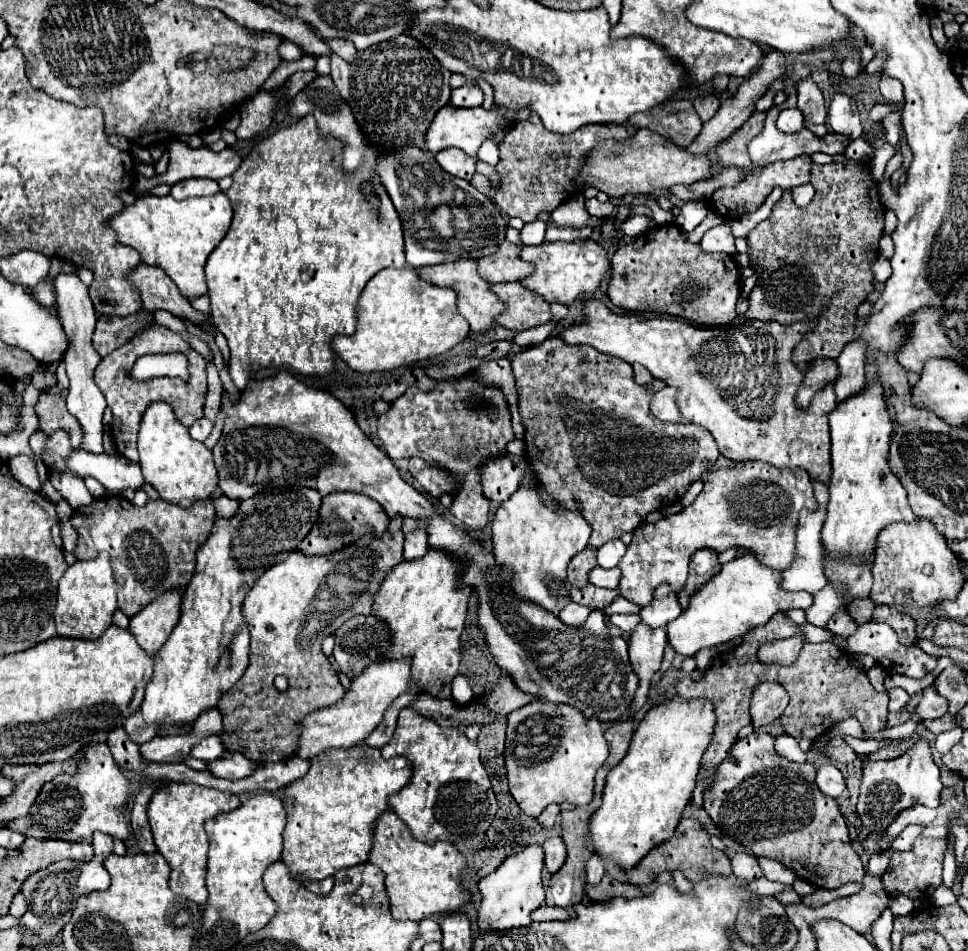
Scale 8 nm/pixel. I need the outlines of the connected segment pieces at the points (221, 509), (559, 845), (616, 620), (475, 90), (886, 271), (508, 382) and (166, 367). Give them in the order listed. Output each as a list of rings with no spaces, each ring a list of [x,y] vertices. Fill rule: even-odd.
[[[221,495],[221,497],[213,499],[213,505],[215,505],[215,517],[229,519],[229,517],[233,517],[233,515],[237,513],[241,501],[237,501],[237,499],[229,499],[229,497]]]
[[[551,837],[543,843],[543,851],[545,851],[545,867],[549,873],[557,873],[563,863],[565,863],[565,843],[561,837]]]
[[[615,613],[609,617],[609,621],[617,627],[621,627],[625,633],[633,633],[635,627],[639,625],[639,615],[623,615],[623,613]]]
[[[465,83],[459,89],[451,91],[451,101],[453,107],[479,107],[483,103],[483,91],[475,83]]]
[[[879,257],[879,259],[875,259],[875,263],[871,263],[873,267],[871,267],[871,271],[873,271],[873,277],[875,277],[875,281],[885,281],[889,275],[891,275],[891,265],[889,265],[889,261],[885,259],[885,257]]]
[[[509,359],[487,361],[487,363],[479,365],[479,369],[475,369],[475,375],[483,383],[501,387],[503,393],[505,393],[505,397],[511,403],[511,415],[513,415],[513,419],[521,419],[517,403],[515,403],[515,377],[511,373],[511,361]]]
[[[181,353],[143,355],[135,361],[131,375],[133,379],[139,379],[139,381],[147,381],[147,379],[161,377],[161,375],[187,379],[187,359]]]

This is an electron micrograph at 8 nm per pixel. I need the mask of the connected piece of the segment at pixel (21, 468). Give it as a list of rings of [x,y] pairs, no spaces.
[[[15,455],[15,457],[9,459],[9,469],[13,471],[13,477],[19,483],[23,483],[23,485],[27,485],[27,487],[31,487],[35,491],[41,489],[33,457],[29,457],[29,455]]]

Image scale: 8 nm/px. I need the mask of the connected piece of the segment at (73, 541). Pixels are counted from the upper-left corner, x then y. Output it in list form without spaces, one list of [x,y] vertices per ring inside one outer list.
[[[63,525],[61,527],[61,537],[63,537],[63,549],[73,553],[73,549],[77,549],[77,539],[79,539],[77,531],[71,525]]]

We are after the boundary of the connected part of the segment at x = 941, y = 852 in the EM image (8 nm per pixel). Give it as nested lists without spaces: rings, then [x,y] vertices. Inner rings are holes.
[[[919,835],[913,843],[913,849],[909,851],[893,851],[889,859],[889,867],[883,873],[883,889],[891,897],[907,895],[909,899],[929,899],[935,889],[942,883],[943,859],[947,853],[947,841],[945,839],[931,839]]]

